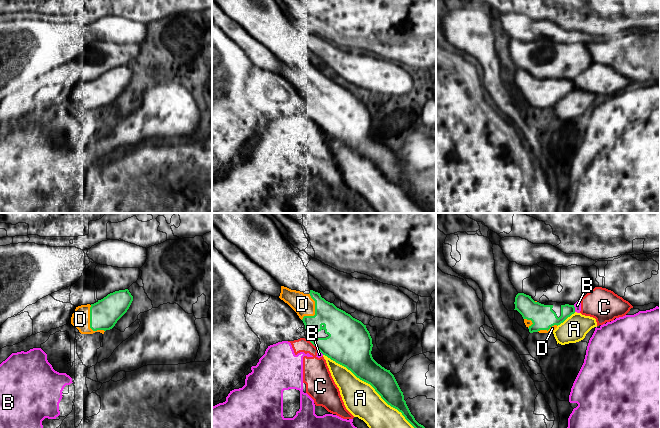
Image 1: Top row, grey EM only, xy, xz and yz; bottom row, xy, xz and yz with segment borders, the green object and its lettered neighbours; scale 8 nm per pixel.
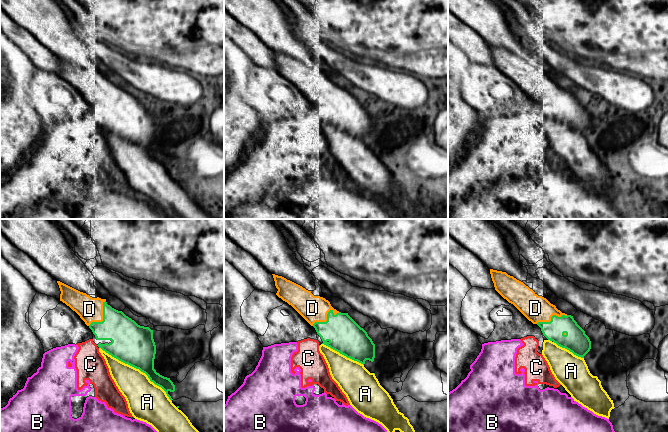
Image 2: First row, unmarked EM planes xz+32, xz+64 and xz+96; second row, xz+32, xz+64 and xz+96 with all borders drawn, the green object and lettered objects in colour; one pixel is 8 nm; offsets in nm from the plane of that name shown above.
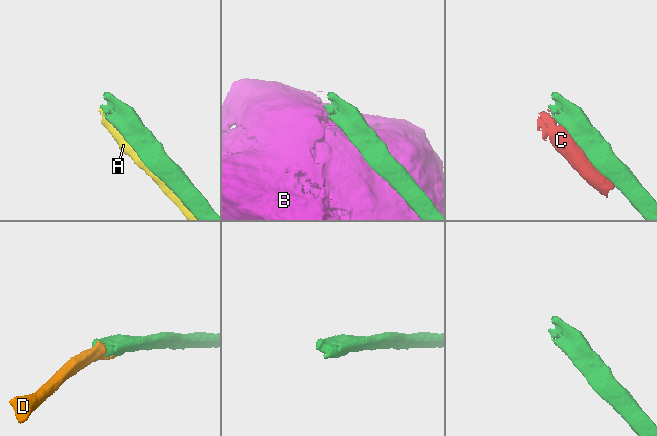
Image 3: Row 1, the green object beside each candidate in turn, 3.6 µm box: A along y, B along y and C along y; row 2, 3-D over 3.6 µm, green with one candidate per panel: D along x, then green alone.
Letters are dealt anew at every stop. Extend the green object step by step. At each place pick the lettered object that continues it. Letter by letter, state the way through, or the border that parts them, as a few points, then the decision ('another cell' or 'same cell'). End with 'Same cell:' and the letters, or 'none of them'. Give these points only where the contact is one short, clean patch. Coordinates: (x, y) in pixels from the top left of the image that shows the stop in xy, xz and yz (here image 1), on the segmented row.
A: another cell
B: another cell
C: another cell
D: another cell
Same cell: none of them

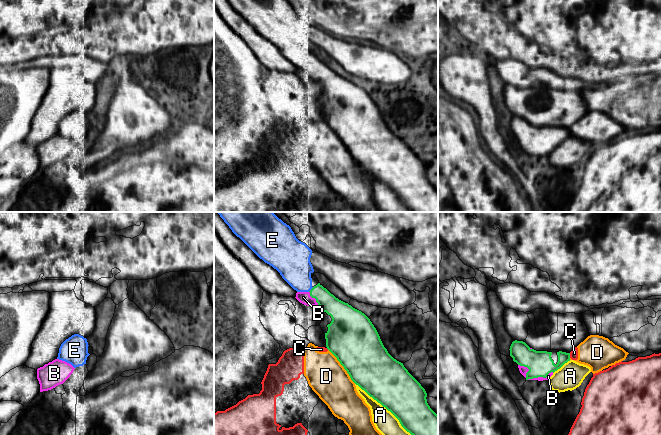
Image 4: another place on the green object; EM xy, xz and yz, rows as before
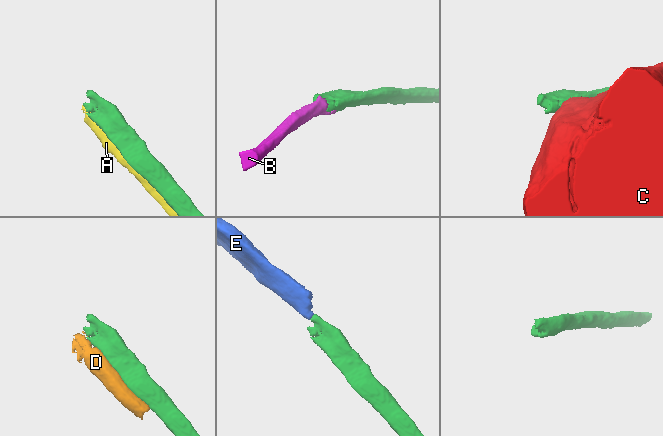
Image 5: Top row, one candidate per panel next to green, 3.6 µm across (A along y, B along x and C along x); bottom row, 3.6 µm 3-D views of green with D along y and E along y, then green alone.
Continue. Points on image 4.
A: another cell
B: another cell
C: another cell
D: another cell
E: same cell
Same cell: E

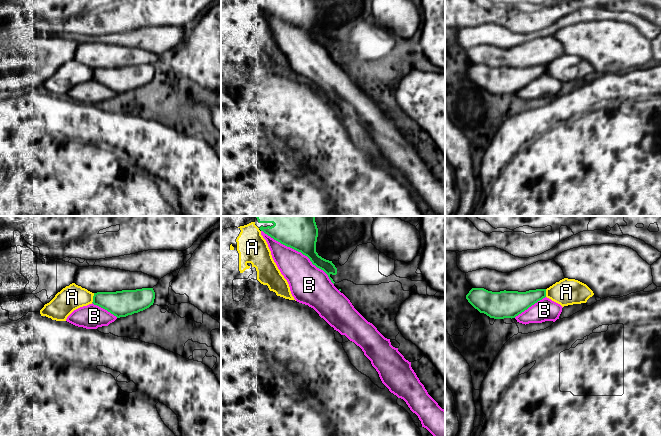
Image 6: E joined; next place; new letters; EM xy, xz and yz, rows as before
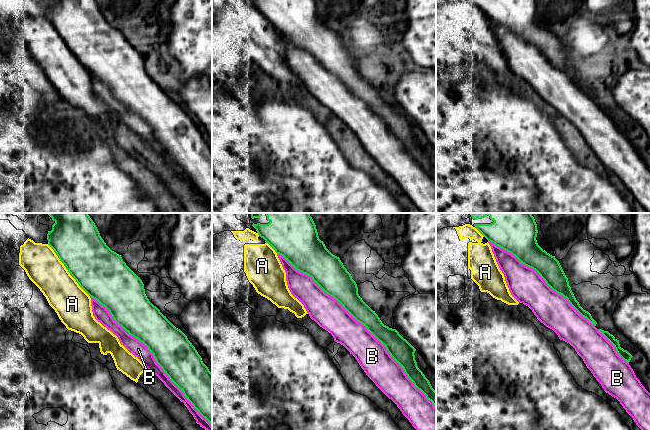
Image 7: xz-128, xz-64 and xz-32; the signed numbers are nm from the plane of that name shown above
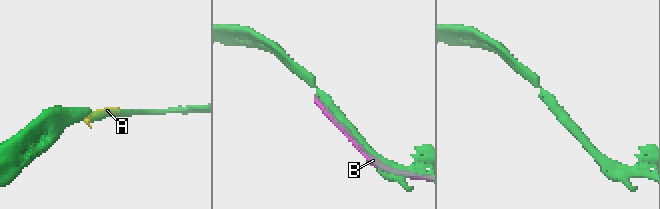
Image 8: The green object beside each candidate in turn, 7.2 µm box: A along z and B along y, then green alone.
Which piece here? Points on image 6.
A: another cell
B: another cell
Same cell: none of them

